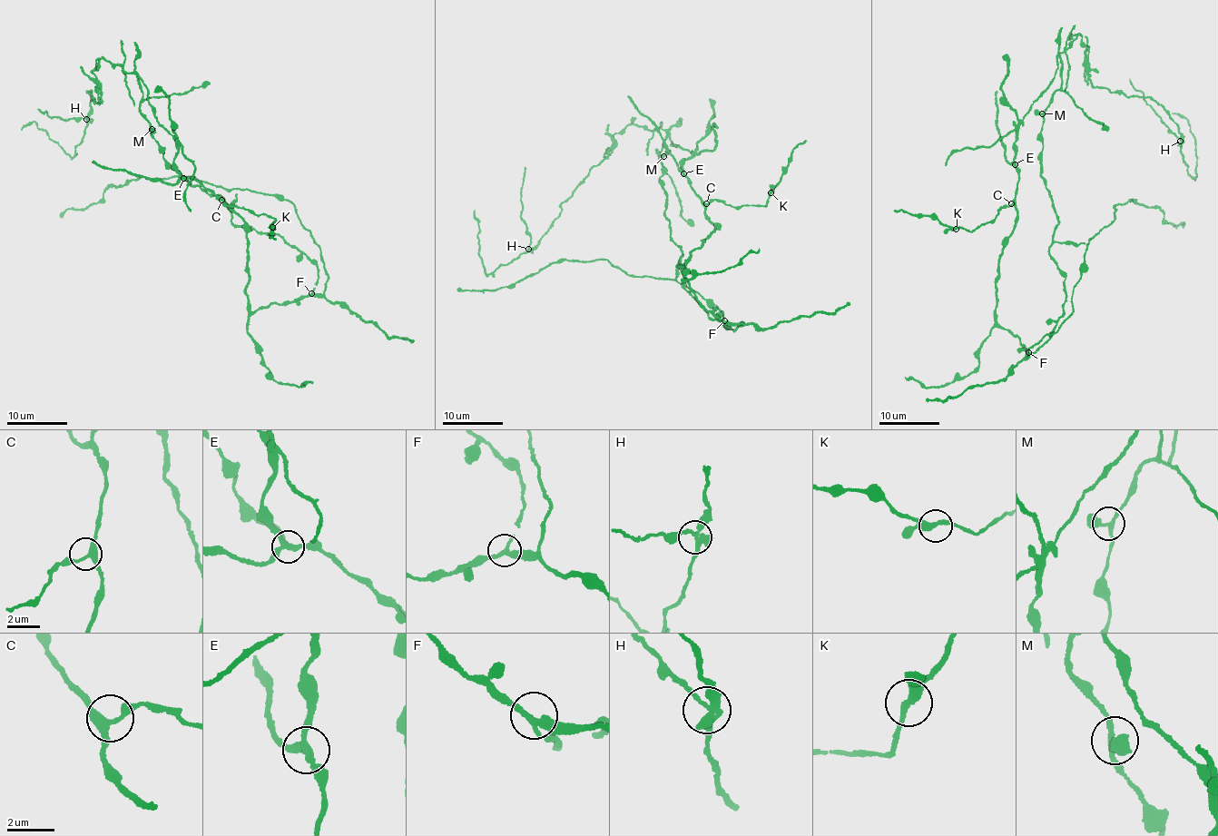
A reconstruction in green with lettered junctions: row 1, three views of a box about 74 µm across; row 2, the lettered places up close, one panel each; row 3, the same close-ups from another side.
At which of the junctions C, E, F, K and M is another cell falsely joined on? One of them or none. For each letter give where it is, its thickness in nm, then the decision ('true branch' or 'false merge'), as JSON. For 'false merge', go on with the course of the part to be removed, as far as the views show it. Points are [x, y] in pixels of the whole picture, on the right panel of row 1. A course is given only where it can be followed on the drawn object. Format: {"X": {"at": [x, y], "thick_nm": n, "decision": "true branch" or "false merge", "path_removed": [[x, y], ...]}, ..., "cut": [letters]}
{"C": {"at": [1011, 203], "thick_nm": 300, "decision": "true branch"}, "E": {"at": [1015, 164], "thick_nm": 280, "decision": "false merge", "path_removed": [[1014, 164], [1016, 129], [1079, 34], [1091, 84], [1155, 100], [1177, 124], [1194, 178], [1190, 124], [1172, 113]]}, "F": {"at": [1028, 352], "thick_nm": 260, "decision": "true branch"}, "K": {"at": [956, 229], "thick_nm": 260, "decision": "true branch"}, "M": {"at": [1042, 113], "thick_nm": 260, "decision": "true branch"}, "cut": ["E"]}

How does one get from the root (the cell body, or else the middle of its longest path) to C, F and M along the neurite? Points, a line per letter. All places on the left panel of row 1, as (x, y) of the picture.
C: (244, 223), (230, 204), (221, 200)
F: (244, 223), (249, 273), (248, 310), (254, 312), (259, 308), (277, 302), (293, 303), (311, 293)
M: (244, 223), (230, 204), (178, 172), (177, 144), (158, 123), (138, 75), (141, 110), (152, 129)

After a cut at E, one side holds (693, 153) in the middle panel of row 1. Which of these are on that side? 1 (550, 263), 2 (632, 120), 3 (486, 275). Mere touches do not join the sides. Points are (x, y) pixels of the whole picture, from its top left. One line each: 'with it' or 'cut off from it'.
1: cut off from it
2: with it
3: with it

